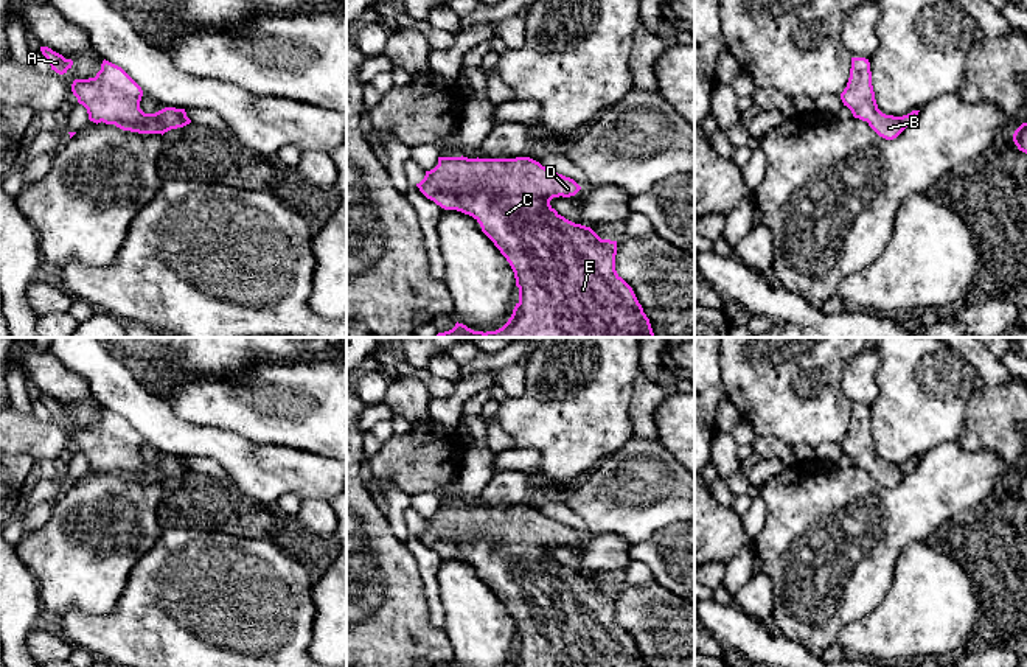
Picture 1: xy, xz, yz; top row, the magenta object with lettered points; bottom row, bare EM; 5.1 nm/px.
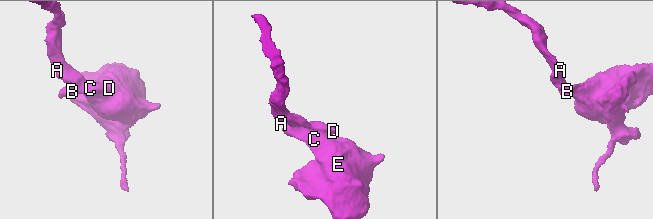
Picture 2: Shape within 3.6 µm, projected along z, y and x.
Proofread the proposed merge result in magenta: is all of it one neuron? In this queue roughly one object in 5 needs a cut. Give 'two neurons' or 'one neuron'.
one neuron

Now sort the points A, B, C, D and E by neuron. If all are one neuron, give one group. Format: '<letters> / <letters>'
A B C D E

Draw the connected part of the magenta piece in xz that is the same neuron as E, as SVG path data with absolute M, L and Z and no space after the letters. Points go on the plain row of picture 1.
M461 504L438 505L438 513L426 519L416 535L441 557L472 564L507 606L519 636L519 650L510 667L648 667L632 636L615 619L617 589L601 588L590 575L566 567L550 554L553 546L570 546L581 538L573 527L553 521L530 505Z

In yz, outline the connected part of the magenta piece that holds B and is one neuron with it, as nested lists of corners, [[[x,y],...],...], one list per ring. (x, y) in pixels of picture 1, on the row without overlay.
[[[851,406],[851,417],[847,435],[841,442],[844,454],[847,454],[855,466],[867,470],[869,474],[883,487],[896,487],[907,474],[910,474],[920,459],[912,459],[903,465],[886,463],[878,457],[872,434],[870,410],[865,406]]]

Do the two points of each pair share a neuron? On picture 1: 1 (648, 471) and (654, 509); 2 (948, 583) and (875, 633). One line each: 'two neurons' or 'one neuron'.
1: one neuron
2: one neuron

